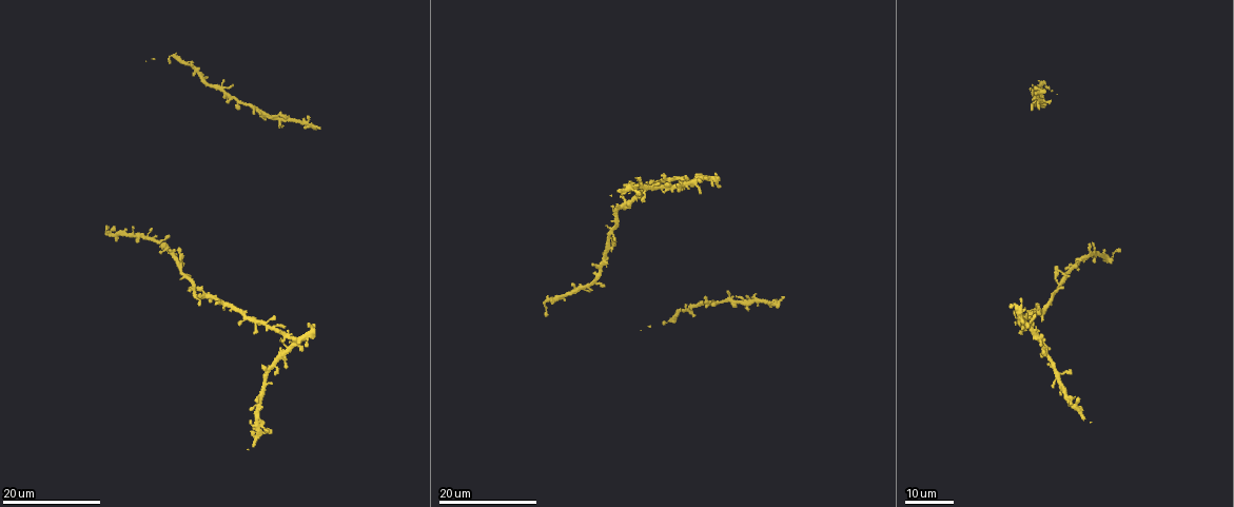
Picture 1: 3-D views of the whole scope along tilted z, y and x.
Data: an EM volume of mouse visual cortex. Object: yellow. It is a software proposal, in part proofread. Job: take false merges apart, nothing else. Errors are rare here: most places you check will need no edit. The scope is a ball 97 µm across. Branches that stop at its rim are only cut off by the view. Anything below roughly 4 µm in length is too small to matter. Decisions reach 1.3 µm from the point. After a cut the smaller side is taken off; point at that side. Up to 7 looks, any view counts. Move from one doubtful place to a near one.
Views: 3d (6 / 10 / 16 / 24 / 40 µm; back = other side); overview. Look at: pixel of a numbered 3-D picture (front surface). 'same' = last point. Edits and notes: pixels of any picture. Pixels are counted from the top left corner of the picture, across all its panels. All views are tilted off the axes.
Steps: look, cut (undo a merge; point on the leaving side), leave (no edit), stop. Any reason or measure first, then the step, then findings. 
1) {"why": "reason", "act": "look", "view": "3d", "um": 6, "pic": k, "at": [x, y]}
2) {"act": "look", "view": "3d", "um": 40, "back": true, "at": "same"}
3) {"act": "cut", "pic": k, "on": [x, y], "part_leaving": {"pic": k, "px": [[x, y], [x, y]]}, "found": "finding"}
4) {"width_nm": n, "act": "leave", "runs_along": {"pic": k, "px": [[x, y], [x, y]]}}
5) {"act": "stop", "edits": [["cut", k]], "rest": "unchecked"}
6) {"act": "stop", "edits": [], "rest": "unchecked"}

{"why": "side arm on a straight run", "act": "look", "view": "3d", "um": 16, "pic": 1, "at": [607, 236]}

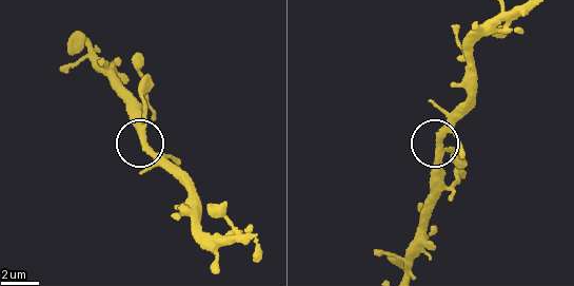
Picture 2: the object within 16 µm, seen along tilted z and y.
{"act": "look", "view": "3d", "um": 6, "pic": 2, "at": [140, 133]}

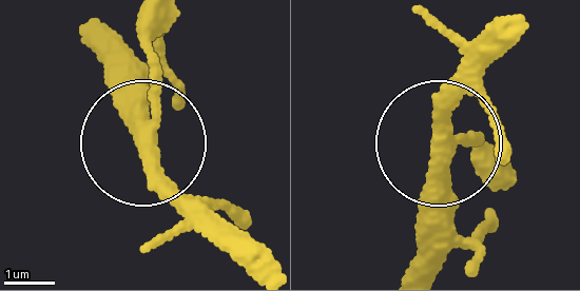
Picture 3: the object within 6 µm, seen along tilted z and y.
{"act": "leave", "runs_along": {"pic": 3, "px": [[426, 181], [437, 153], [452, 228], [482, 235]]}, "found": "continuous, no second neuron"}

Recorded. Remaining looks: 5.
{"why": "side arm on a straight run", "act": "look", "view": "3d", "um": 16, "pic": 1, "at": [593, 284]}

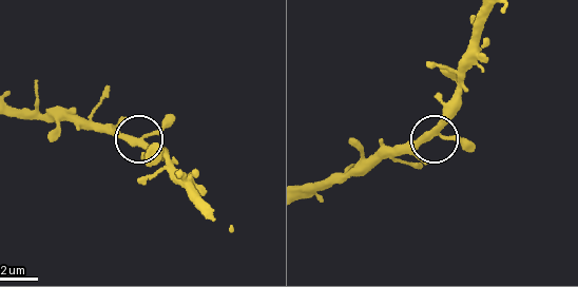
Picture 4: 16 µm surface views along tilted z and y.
{"act": "look", "view": "3d", "um": 10, "pic": 4, "at": [430, 136]}

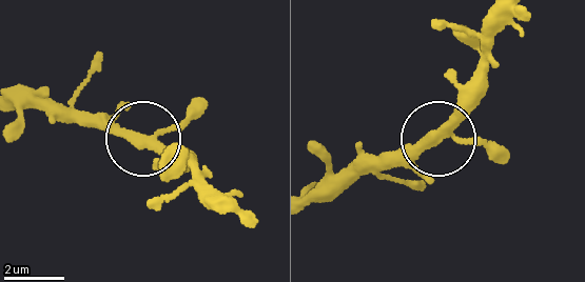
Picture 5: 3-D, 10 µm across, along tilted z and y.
{"why": "from behind", "act": "look", "view": "3d", "um": 10, "back": true, "pic": 5, "at": [441, 135]}

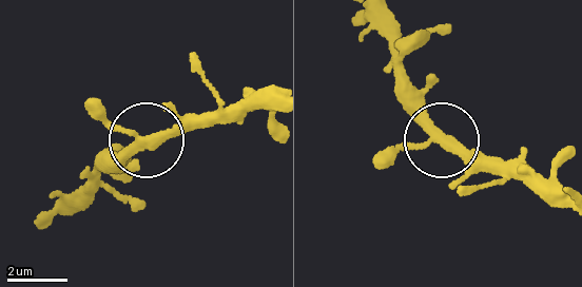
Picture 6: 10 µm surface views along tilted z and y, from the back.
{"arms": 3, "act": "leave", "runs_along": {"pic": 6, "px": [[375, 14], [435, 130], [504, 170]]}, "found": "all the same neuron"}

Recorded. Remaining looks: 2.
{"why": "four-way junction", "act": "look", "view": "3d", "um": 16, "pic": 1, "at": [545, 302]}

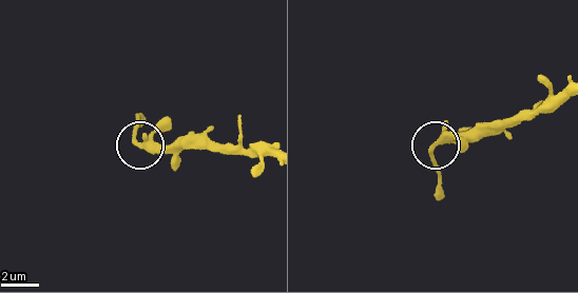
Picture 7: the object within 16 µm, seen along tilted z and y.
{"act": "look", "view": "3d", "um": 10, "pic": 7, "at": [142, 144]}

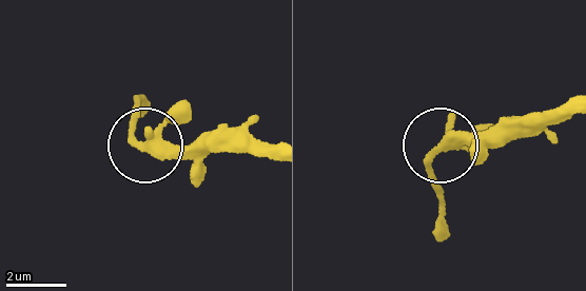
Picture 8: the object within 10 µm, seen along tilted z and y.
{"act": "leave", "runs_along": {"pic": 8, "px": [[270, 156], [149, 151], [132, 129], [134, 102]]}, "found": "continuous, no second neuron"}

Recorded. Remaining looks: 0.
{"act": "stop", "edits": [], "rest": "unchecked"}

